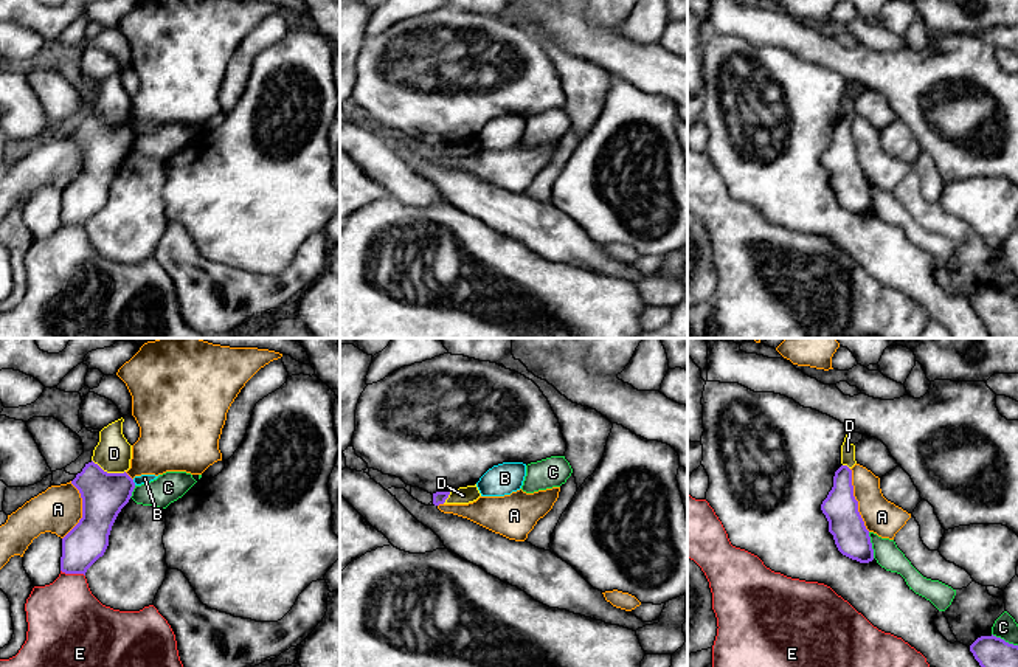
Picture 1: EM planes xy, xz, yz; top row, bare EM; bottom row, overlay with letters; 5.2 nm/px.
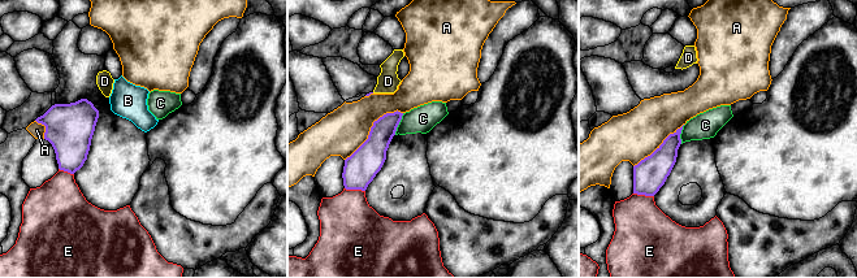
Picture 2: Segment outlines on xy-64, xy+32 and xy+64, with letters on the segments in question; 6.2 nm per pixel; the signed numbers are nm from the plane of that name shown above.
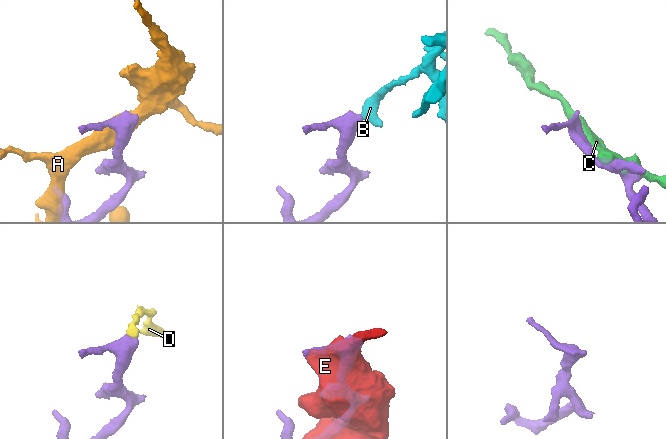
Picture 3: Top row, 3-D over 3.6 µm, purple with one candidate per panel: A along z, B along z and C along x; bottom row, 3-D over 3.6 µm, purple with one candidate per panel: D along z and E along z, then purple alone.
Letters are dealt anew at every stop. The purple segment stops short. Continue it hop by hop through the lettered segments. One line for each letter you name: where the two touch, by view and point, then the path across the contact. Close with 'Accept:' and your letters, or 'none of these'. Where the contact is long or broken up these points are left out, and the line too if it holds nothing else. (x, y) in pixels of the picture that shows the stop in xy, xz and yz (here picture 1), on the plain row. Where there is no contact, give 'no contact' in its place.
Accept: none of these

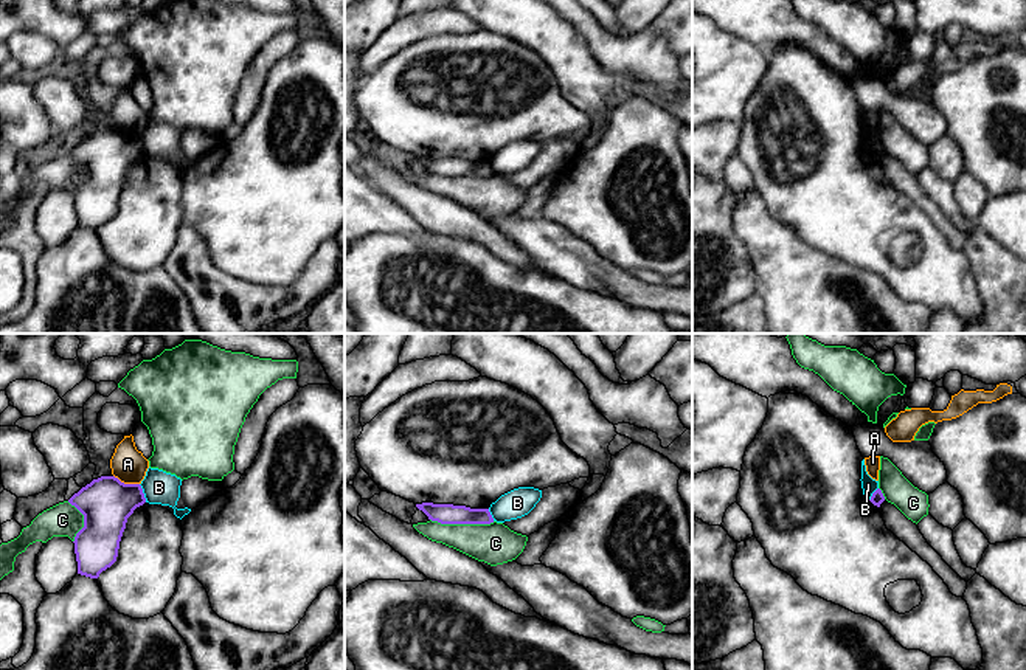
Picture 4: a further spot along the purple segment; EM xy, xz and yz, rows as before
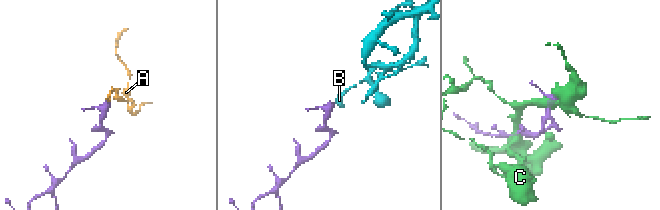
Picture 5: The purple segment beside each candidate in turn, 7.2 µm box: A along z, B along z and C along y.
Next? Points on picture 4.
Accept: none of these

